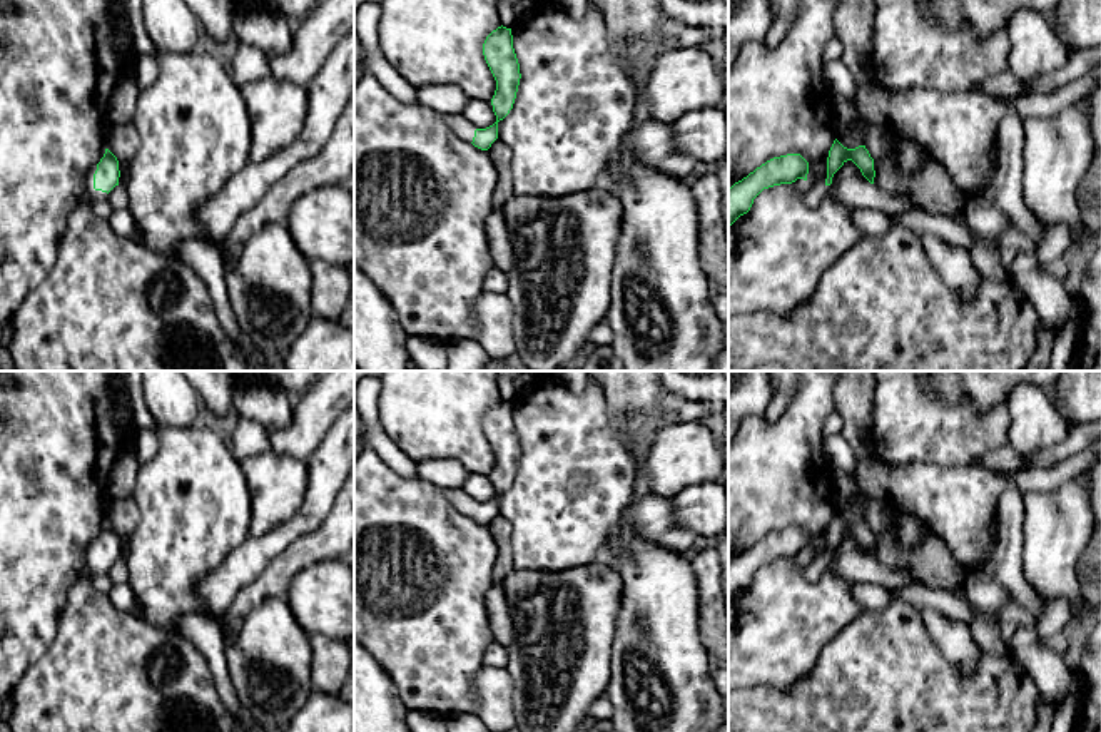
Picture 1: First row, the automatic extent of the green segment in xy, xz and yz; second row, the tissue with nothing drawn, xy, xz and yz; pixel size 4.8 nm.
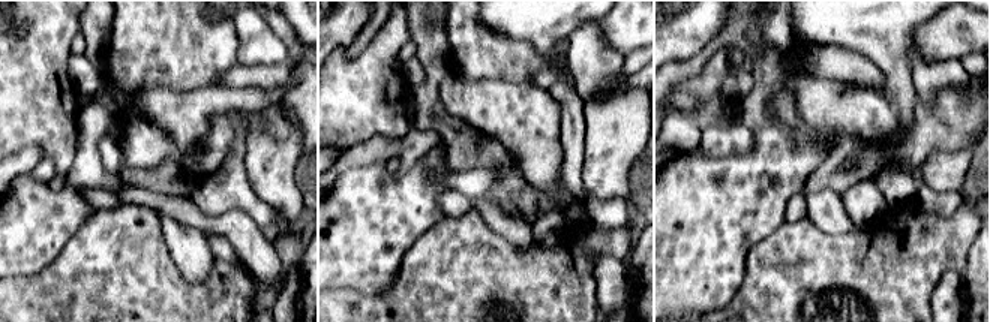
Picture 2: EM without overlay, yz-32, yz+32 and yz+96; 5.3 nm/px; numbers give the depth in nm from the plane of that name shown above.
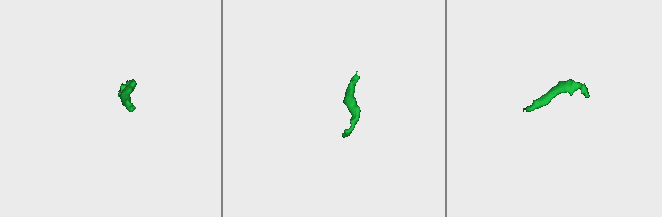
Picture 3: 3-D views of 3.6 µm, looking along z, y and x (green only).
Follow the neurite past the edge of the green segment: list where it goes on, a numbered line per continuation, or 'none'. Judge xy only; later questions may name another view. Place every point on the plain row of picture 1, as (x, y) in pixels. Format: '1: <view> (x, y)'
1: xy (91, 569)

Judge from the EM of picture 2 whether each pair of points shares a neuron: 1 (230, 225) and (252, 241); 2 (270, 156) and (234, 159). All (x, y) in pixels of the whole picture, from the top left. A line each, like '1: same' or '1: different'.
1: same
2: different

